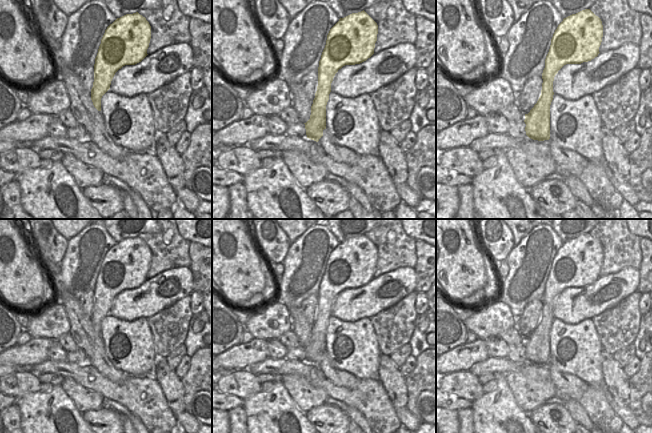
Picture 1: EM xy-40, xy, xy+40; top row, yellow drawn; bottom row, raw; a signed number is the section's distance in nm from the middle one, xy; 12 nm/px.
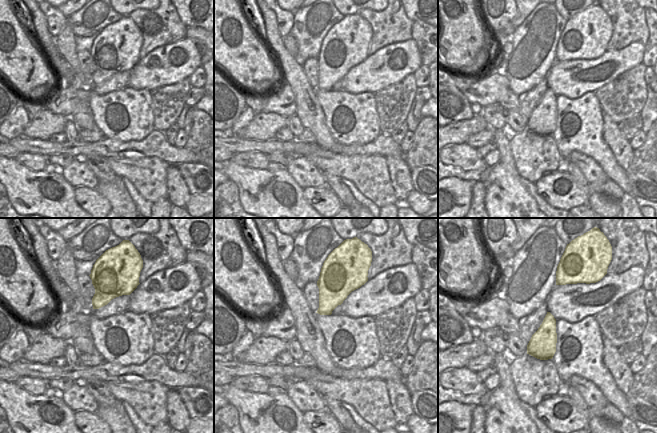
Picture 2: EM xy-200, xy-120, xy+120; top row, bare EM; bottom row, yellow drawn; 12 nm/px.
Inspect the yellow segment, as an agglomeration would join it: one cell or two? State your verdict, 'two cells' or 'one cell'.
one cell

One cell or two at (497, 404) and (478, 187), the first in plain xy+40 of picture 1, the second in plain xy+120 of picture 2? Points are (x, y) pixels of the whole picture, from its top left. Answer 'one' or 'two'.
two

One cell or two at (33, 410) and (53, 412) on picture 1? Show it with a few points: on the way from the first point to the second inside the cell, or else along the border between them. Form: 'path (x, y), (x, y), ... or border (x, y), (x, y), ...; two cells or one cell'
path (38, 410), (40, 412), (48, 412); one cell

